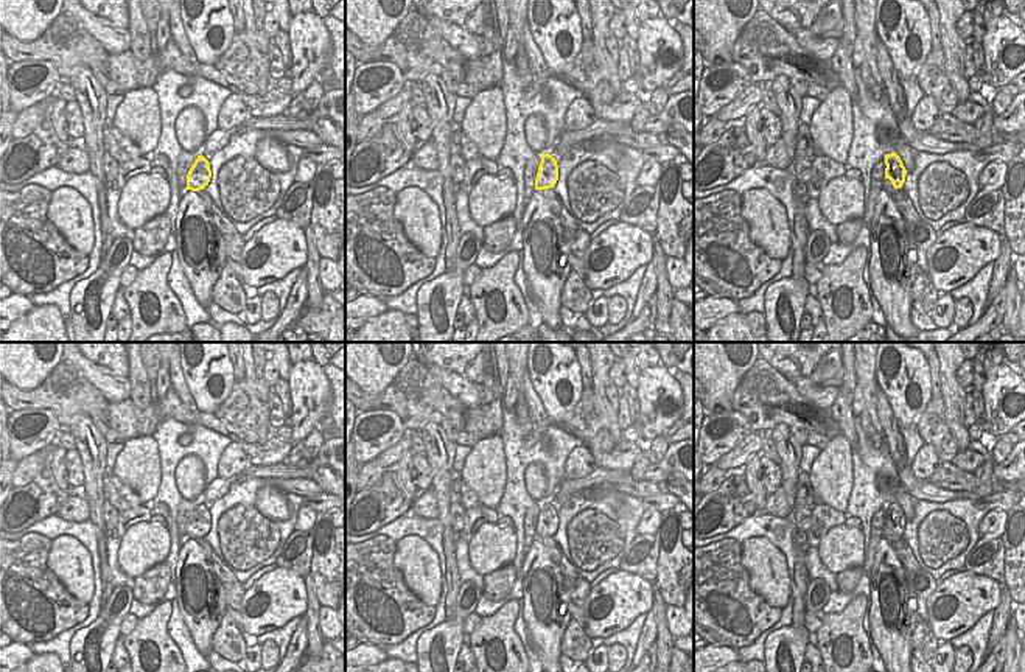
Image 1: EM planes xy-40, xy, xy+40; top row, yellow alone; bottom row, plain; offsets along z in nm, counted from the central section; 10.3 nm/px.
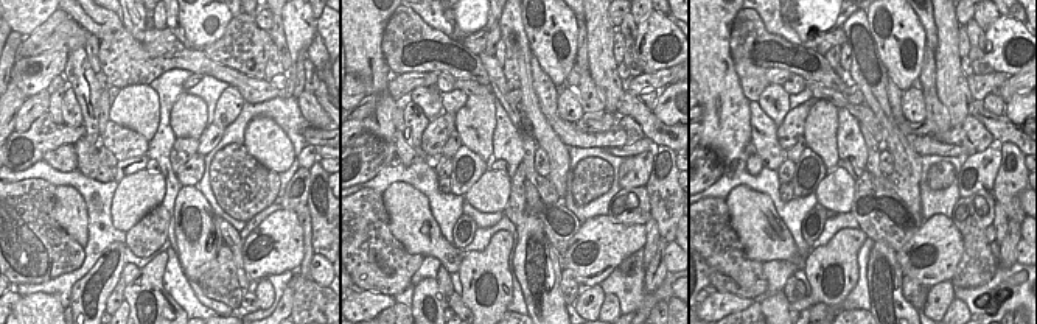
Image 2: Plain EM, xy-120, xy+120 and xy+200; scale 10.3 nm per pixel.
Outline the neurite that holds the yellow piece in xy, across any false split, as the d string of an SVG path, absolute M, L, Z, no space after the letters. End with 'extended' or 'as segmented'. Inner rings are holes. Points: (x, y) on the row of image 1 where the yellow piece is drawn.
M541 154L541 162L535 177L537 190L554 188L558 180L558 165L551 154Z; as segmented

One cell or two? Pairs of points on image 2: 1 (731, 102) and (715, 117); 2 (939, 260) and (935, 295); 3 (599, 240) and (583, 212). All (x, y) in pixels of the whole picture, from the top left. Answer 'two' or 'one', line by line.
1: one
2: two
3: two

